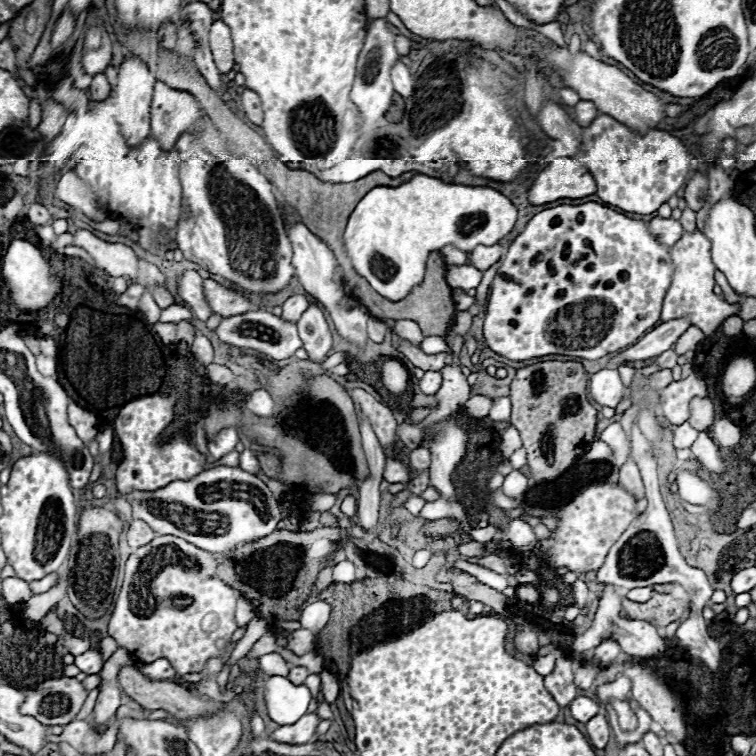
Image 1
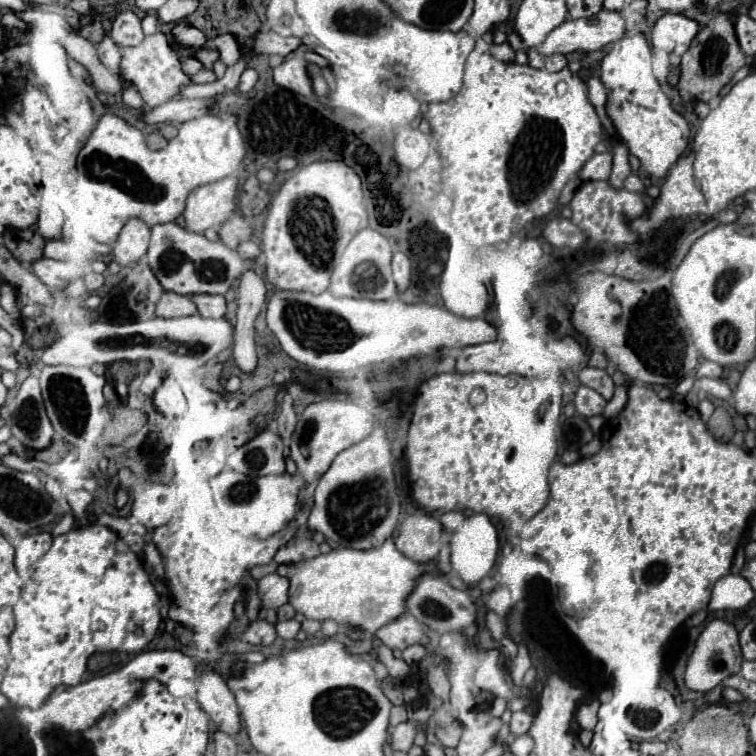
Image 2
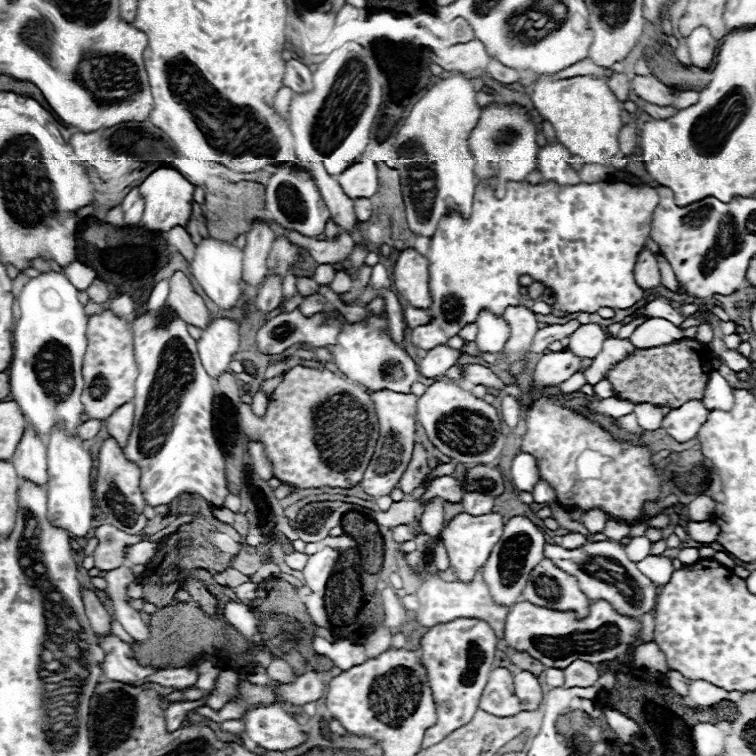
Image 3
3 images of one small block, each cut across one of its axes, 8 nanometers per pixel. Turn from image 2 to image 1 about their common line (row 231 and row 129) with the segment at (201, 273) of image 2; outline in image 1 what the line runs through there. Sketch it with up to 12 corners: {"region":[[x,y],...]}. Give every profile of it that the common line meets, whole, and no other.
{"region":[[160,80],[152,98],[152,136],[174,148],[200,118],[188,92]]}

